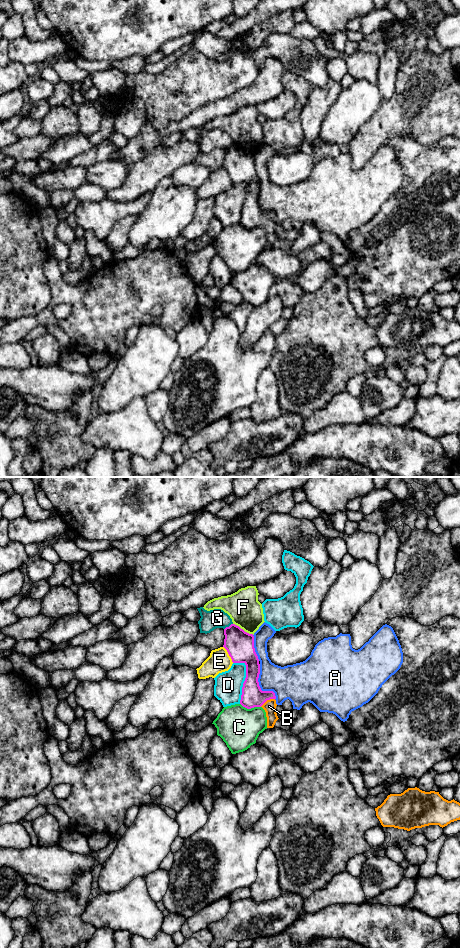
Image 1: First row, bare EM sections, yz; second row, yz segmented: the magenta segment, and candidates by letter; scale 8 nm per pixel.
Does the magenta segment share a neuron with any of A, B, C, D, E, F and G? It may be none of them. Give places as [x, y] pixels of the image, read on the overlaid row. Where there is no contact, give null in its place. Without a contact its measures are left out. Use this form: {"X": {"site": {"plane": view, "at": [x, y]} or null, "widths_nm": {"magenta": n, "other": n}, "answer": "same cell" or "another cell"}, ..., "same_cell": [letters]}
{"A": {"site": {"plane": "yz", "at": [259, 686]}, "widths_nm": {"magenta": 180, "other": 280}, "answer": "another cell"}, "B": {"site": {"plane": "yz", "at": [267, 699]}, "widths_nm": {"magenta": 180, "other": 100}, "answer": "same cell"}, "C": {"site": {"plane": "yz", "at": [250, 708]}, "widths_nm": {"magenta": 180, "other": 320}, "answer": "another cell"}, "D": {"site": {"plane": "yz", "at": [245, 678]}, "widths_nm": {"magenta": 220, "other": 220}, "answer": "another cell"}, "E": {"site": {"plane": "yz", "at": [228, 653]}, "widths_nm": {"magenta": 220, "other": 180}, "answer": "another cell"}, "F": {"site": {"plane": "yz", "at": [242, 629]}, "widths_nm": {"magenta": 220, "other": 260}, "answer": "another cell"}, "G": {"site": {"plane": "yz", "at": [229, 626]}, "widths_nm": {"magenta": 220, "other": 160}, "answer": "another cell"}, "same_cell": ["B"]}

